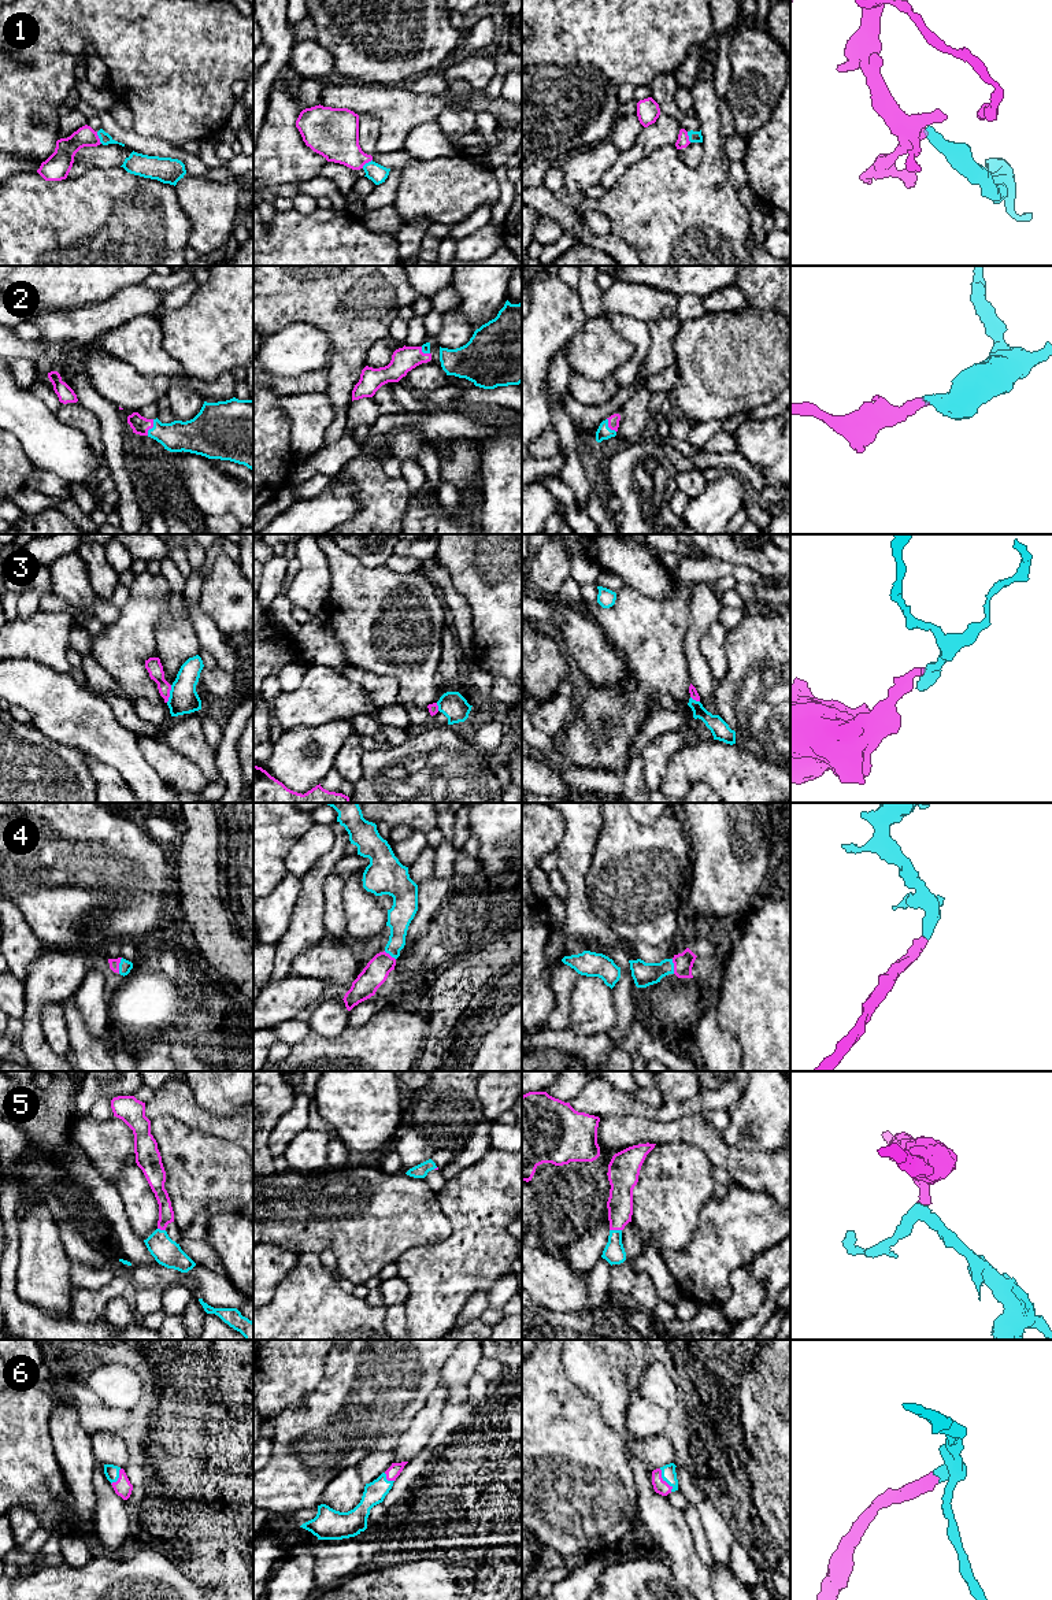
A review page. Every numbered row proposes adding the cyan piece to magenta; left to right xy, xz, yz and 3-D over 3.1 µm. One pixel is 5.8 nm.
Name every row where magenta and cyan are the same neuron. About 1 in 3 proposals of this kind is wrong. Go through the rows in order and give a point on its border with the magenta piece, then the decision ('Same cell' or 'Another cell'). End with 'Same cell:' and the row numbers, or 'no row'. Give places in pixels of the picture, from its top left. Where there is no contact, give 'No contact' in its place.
1: Touches magenta at xy (97, 137). Same cell
2: Touches magenta at xy (151, 428). Same cell
3: Touches magenta at xy (169, 693). Another cell
4: Touches magenta at xy (118, 966). Same cell
5: Touches magenta at yz (615, 1229). Same cell
6: Touches magenta at yz (662, 1480). Same cell
Same cell: 1, 2, 4, 5, 6

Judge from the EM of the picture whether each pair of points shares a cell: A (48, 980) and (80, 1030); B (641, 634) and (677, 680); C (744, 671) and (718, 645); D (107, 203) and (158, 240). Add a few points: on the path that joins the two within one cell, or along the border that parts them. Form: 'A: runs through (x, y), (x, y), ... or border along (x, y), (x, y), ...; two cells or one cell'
A: border along (73, 996), (60, 1004); two cells
B: runs through (651, 644), (655, 658), (666, 669); one cell
C: border along (729, 630), (726, 674), (717, 684); two cells
D: runs through (119, 215), (145, 240); one cell

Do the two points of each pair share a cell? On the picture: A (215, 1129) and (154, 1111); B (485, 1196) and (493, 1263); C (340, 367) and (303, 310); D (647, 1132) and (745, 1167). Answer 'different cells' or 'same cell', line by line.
A: same cell
B: same cell
C: same cell
D: same cell

